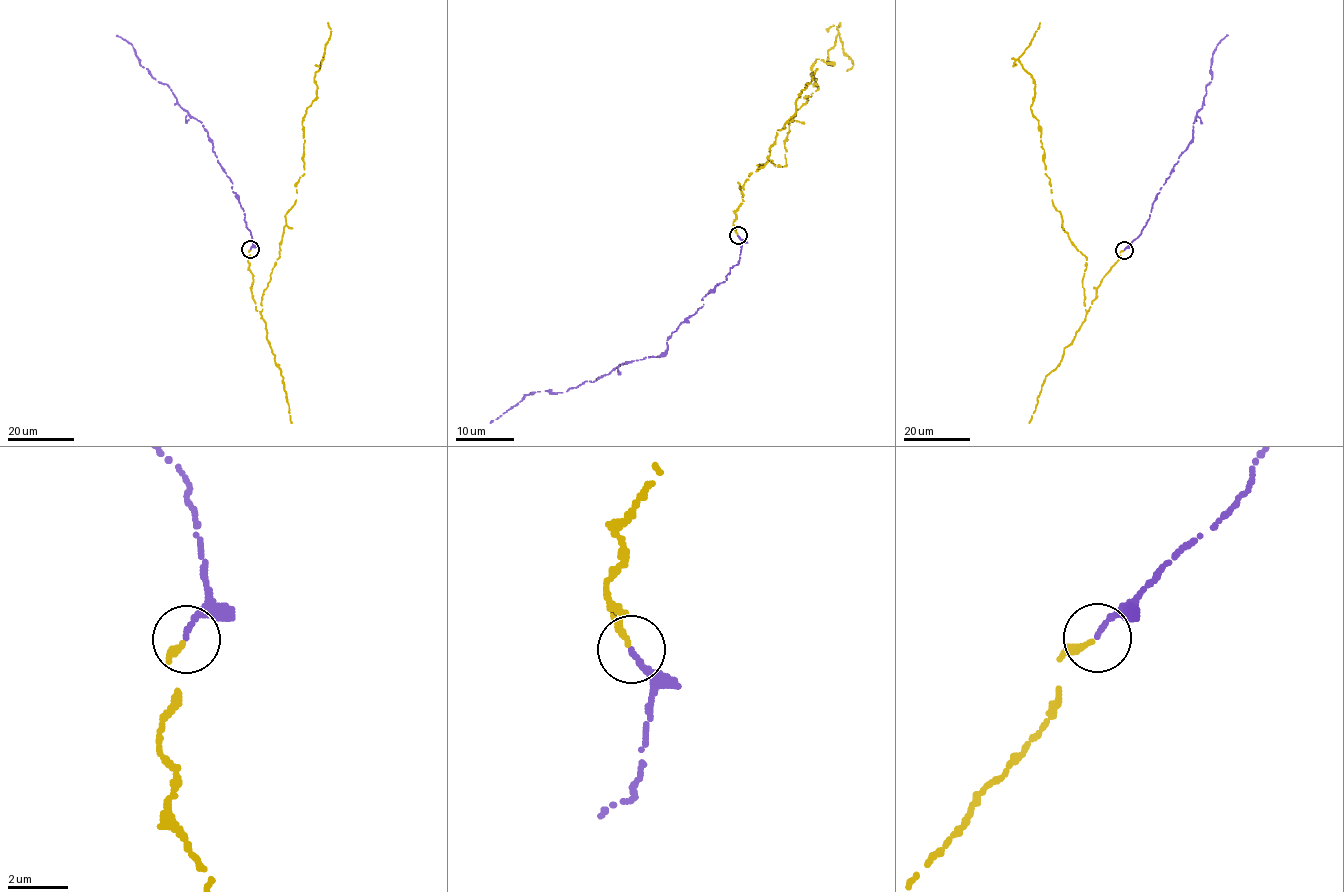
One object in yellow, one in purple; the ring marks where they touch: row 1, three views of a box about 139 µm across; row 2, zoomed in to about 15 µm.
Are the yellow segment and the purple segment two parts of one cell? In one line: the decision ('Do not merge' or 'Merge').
Merge

